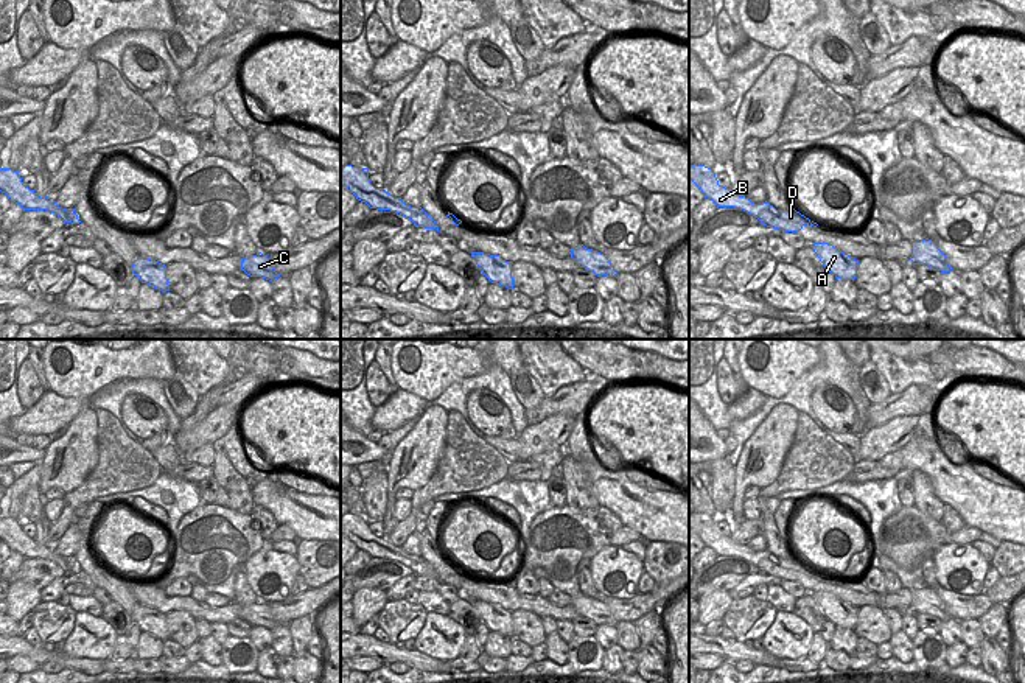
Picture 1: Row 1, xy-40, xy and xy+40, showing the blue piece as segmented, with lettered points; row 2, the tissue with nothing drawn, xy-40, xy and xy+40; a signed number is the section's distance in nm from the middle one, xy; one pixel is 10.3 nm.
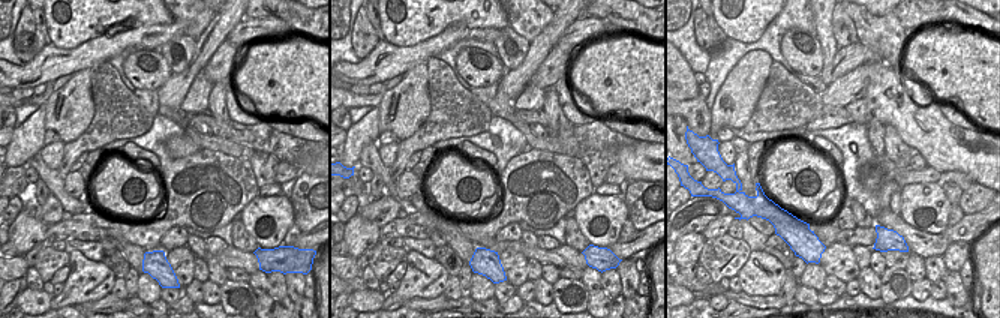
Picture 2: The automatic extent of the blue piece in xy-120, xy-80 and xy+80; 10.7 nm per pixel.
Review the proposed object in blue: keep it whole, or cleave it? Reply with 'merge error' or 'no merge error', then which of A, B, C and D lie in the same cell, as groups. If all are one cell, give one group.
merge error | A D / B C

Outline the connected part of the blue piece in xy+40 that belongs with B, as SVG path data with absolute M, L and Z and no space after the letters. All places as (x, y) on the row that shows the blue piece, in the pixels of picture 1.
M691 165L689 179L701 190L705 198L711 199L717 207L740 208L761 221L761 224L770 227L770 219L778 215L778 210L767 201L754 204L745 196L736 194L731 188L725 188L719 184L715 173L705 165Z

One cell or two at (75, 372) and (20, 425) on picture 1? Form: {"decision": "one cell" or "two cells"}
{"decision": "two cells"}

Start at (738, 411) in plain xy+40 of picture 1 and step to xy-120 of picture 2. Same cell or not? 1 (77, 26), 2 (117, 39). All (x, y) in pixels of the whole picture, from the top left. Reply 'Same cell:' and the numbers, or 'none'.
Same cell: 2

